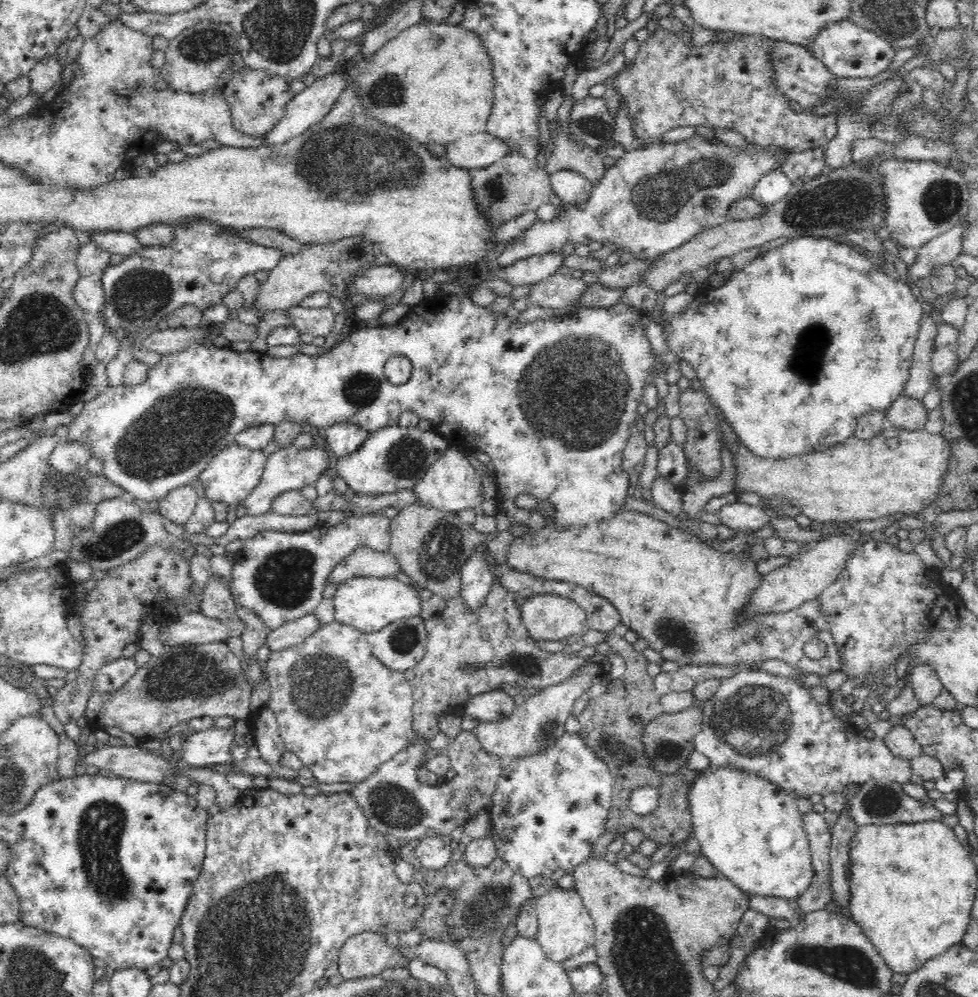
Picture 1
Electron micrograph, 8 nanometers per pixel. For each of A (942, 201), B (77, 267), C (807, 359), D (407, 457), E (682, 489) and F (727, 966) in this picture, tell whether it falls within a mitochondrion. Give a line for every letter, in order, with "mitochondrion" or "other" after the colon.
A: mitochondrion
B: other
C: mitochondrion
D: mitochondrion
E: other
F: other

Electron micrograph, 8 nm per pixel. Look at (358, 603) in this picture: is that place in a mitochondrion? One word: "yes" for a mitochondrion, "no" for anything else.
no

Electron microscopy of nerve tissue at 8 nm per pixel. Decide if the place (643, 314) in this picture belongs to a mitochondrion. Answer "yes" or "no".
no

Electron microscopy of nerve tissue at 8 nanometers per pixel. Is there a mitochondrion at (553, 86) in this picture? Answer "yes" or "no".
no

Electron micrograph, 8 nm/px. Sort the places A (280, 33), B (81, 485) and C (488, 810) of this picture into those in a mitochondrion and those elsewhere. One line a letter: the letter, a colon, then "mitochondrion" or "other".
A: mitochondrion
B: mitochondrion
C: other

